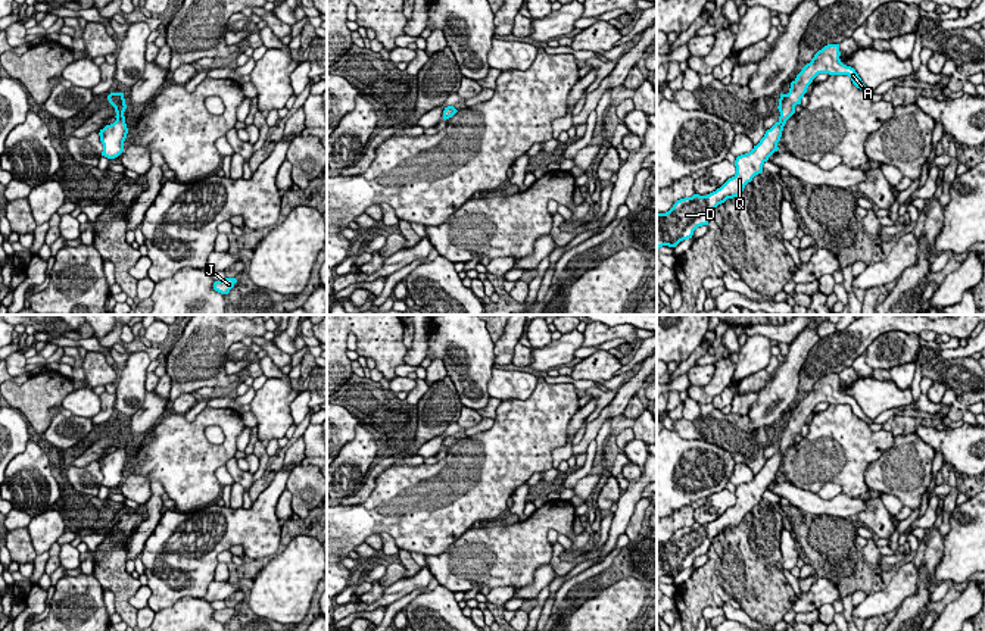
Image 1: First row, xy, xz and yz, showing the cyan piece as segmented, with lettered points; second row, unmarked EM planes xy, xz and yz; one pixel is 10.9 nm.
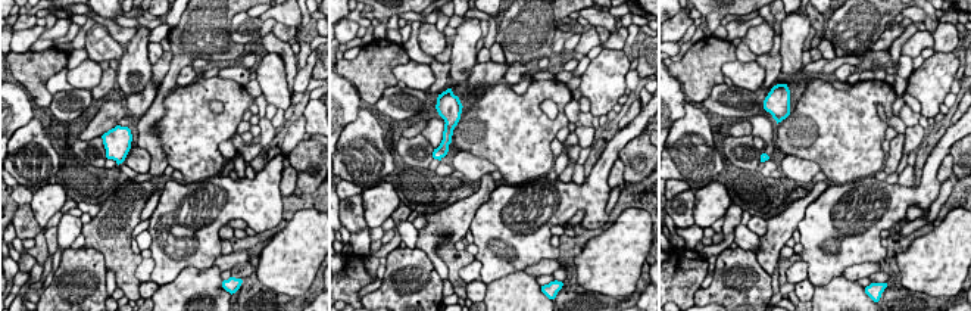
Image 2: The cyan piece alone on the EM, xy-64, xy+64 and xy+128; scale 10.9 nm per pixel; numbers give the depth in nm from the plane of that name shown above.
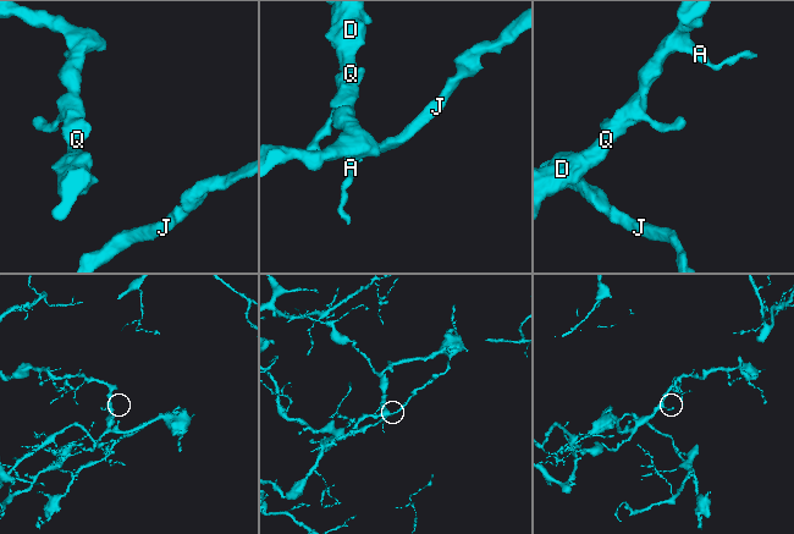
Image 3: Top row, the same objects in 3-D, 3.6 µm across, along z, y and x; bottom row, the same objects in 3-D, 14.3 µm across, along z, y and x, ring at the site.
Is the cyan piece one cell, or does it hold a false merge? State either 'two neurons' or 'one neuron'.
two neurons

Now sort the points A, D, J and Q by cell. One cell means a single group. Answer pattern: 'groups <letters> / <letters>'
groups A / D J Q

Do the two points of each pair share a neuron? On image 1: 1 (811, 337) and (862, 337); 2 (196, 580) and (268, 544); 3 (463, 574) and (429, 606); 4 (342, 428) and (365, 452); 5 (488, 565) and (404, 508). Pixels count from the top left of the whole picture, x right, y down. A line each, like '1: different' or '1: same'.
1: different
2: same
3: different
4: different
5: different

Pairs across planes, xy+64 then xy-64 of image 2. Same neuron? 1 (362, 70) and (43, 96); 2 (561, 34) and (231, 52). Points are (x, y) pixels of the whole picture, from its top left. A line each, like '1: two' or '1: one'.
1: one
2: two

